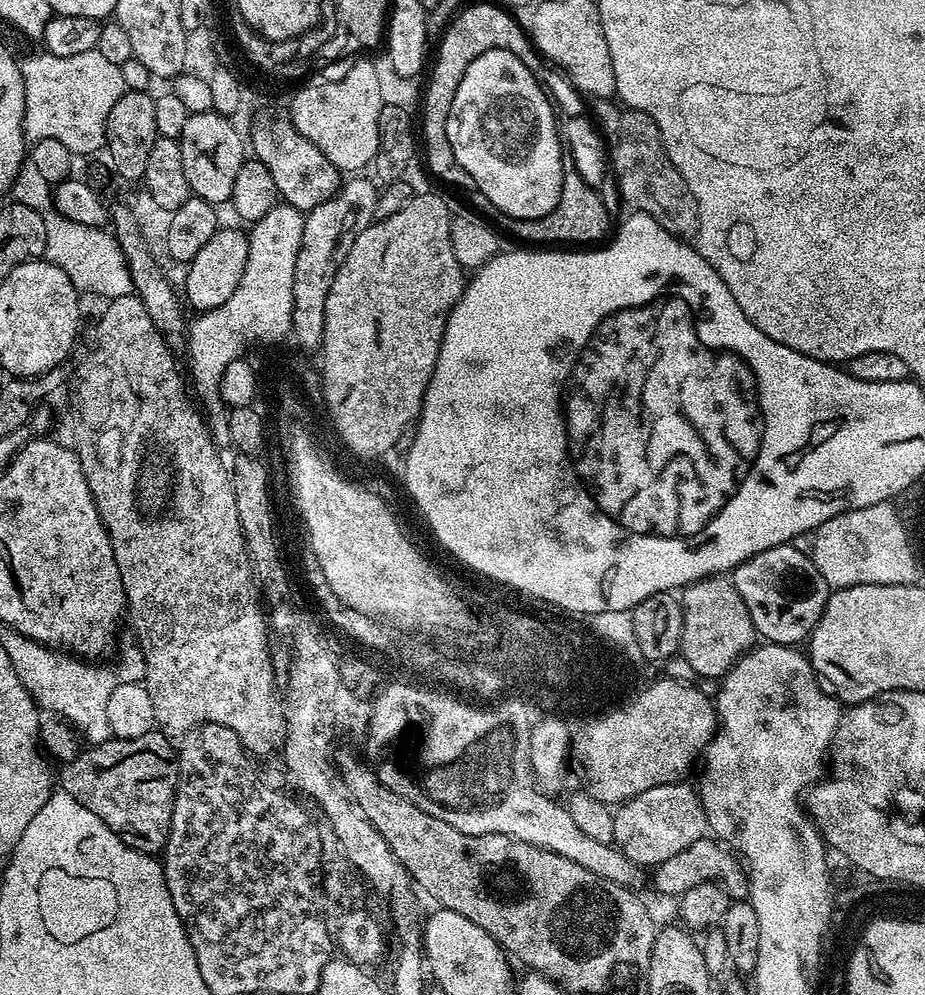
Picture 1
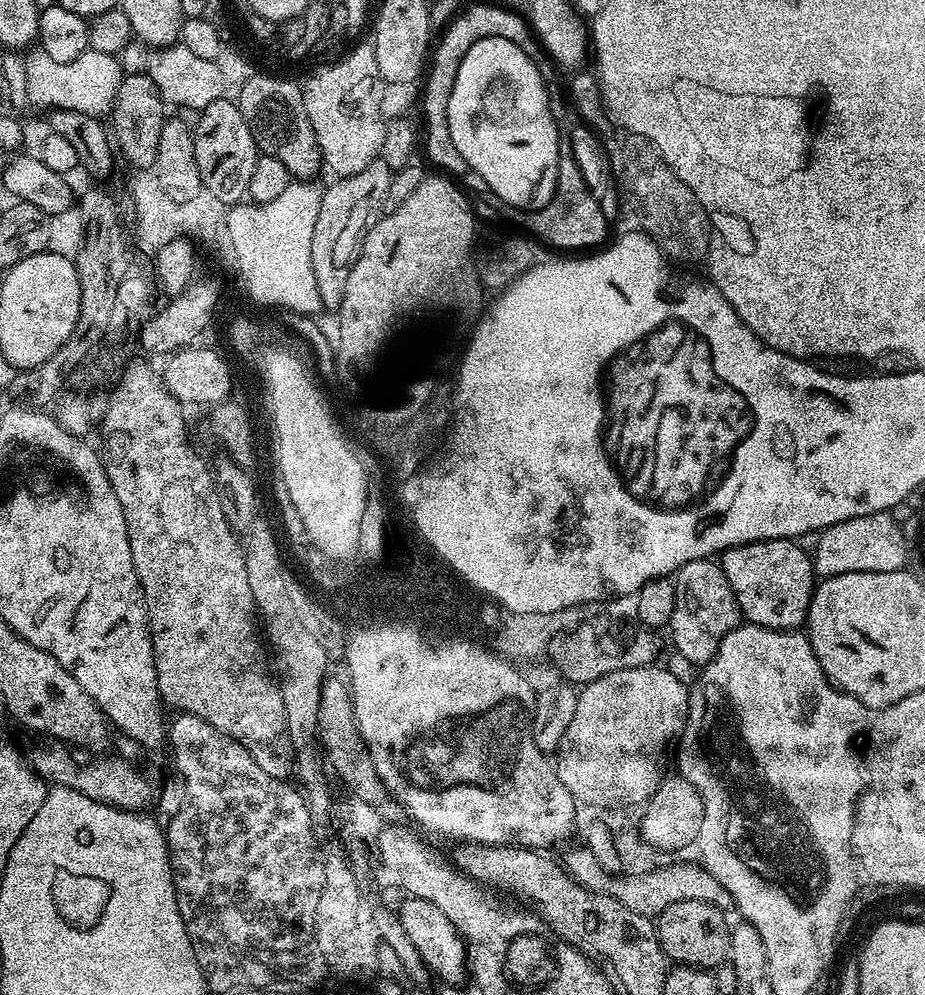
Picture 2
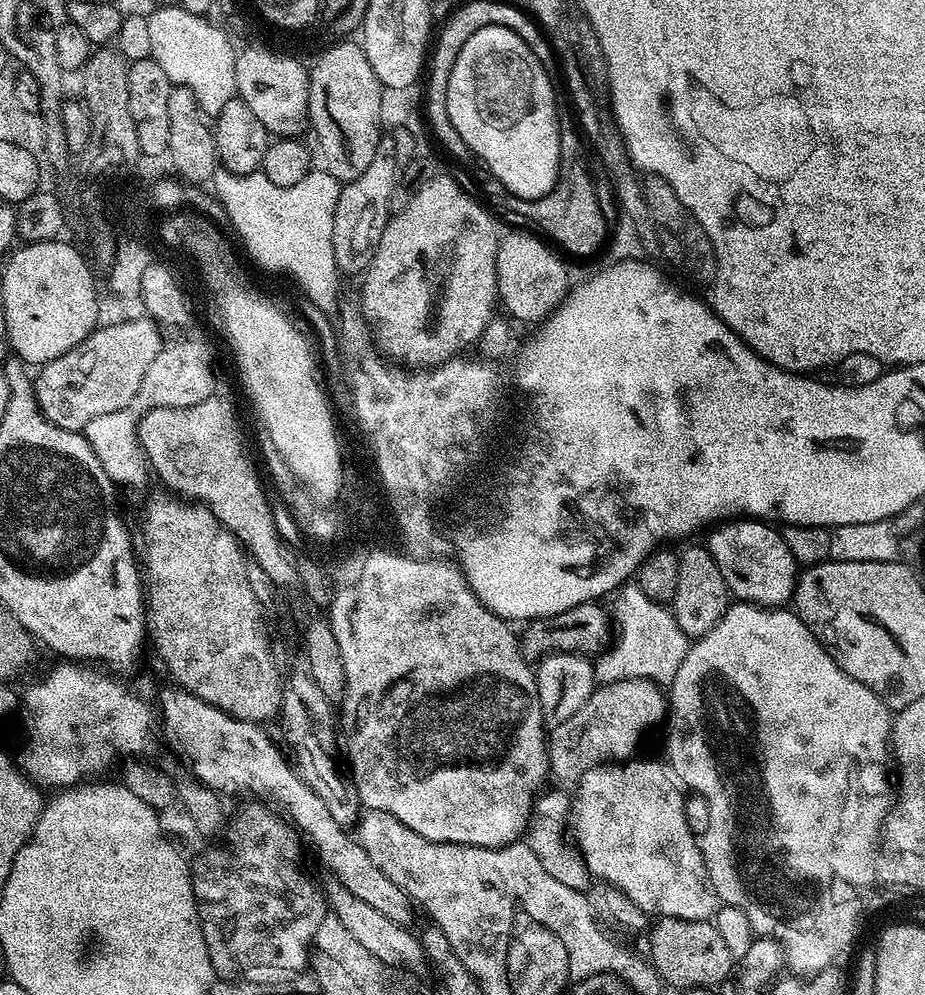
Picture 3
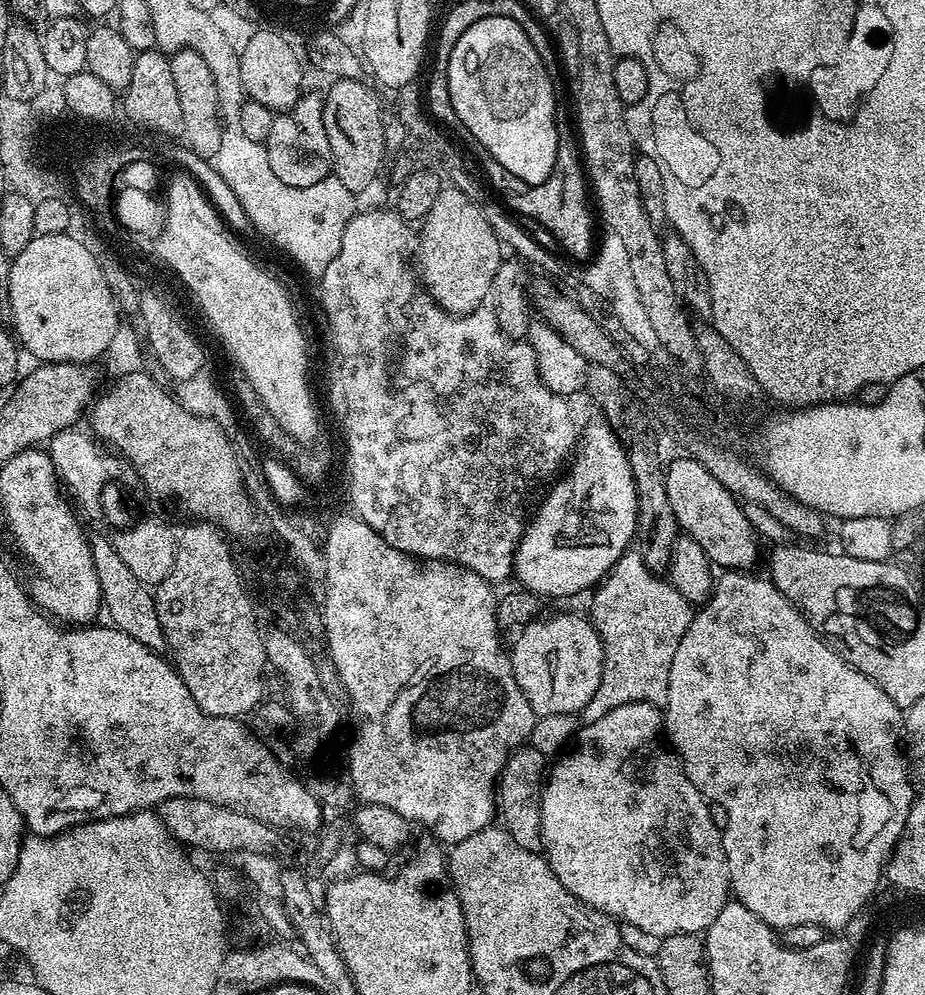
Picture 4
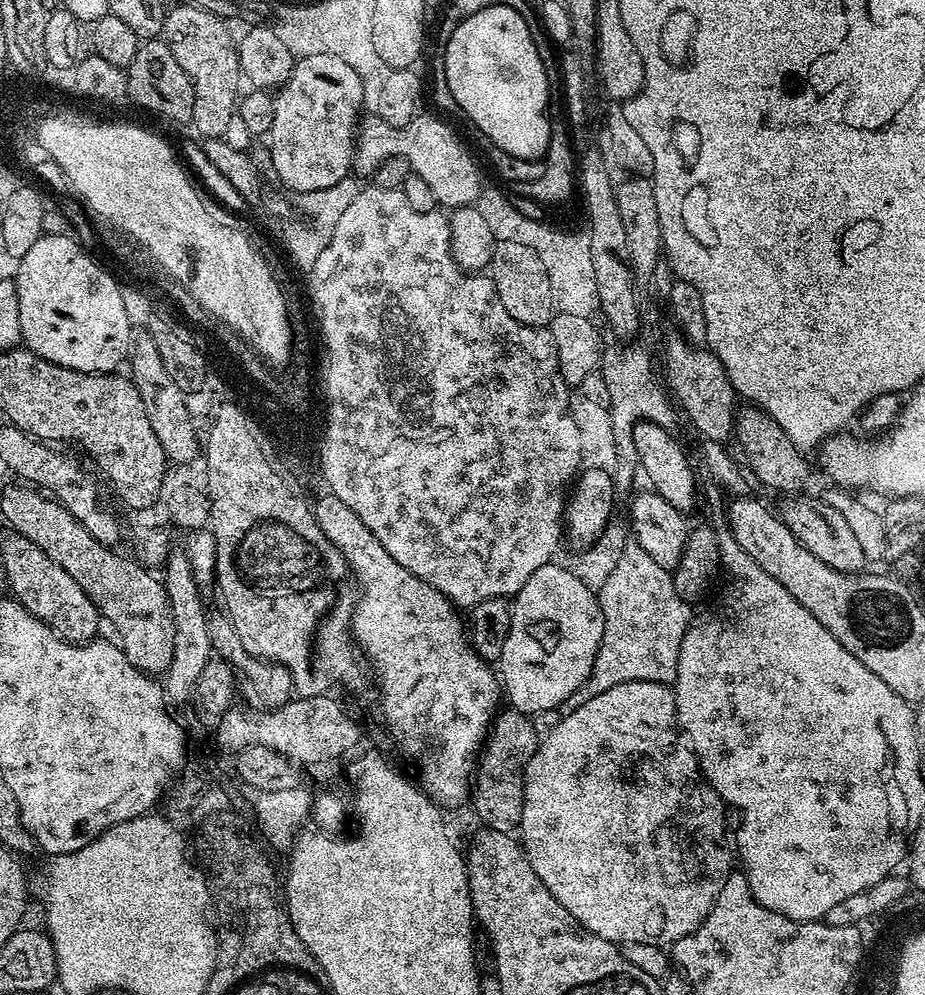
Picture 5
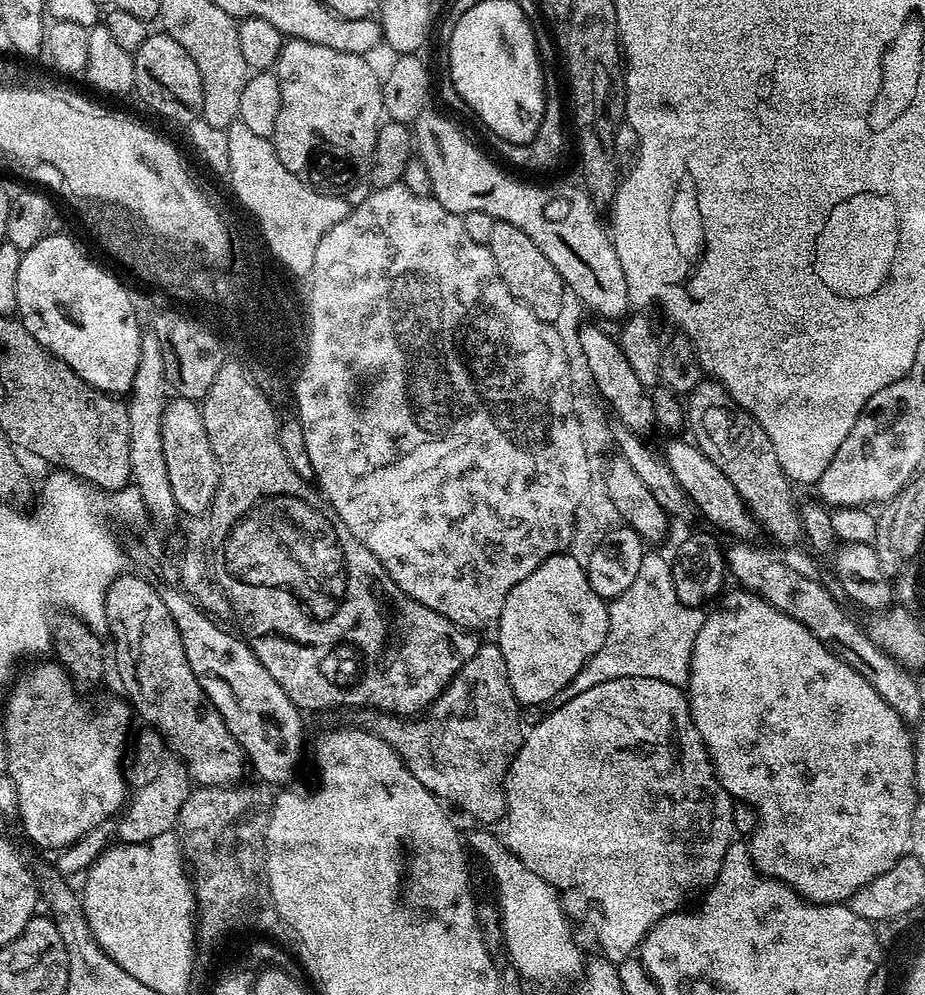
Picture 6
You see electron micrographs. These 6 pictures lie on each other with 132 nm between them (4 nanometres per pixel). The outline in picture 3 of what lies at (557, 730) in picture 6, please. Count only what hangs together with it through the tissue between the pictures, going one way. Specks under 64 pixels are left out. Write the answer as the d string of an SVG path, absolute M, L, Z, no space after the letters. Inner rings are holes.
M629 758L623 762L605 762L599 764L597 768L586 770L586 774L581 776L575 785L575 788L577 787L576 796L574 792L570 800L571 839L574 841L576 847L580 849L589 873L591 873L595 879L597 876L598 879L605 880L603 882L605 885L622 890L622 894L626 894L626 898L630 898L630 902L638 902L640 909L648 913L649 917L659 918L669 916L670 918L686 918L687 920L707 920L713 915L711 912L715 910L716 904L718 905L718 897L716 895L716 889L712 887L712 879L708 877L707 864L704 861L704 855L700 849L700 841L697 833L692 832L686 822L684 796L661 761L660 765L656 760L640 759L641 758Z

